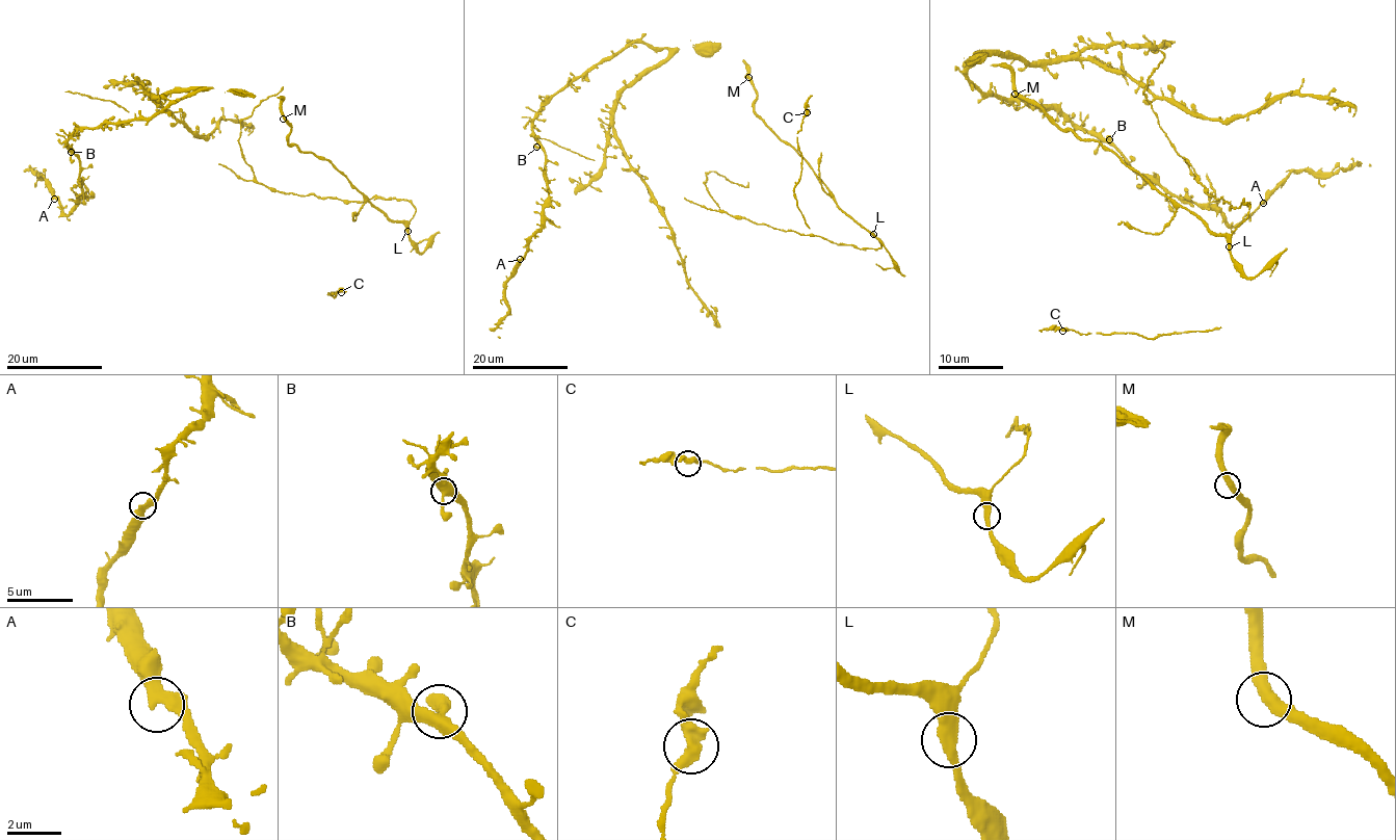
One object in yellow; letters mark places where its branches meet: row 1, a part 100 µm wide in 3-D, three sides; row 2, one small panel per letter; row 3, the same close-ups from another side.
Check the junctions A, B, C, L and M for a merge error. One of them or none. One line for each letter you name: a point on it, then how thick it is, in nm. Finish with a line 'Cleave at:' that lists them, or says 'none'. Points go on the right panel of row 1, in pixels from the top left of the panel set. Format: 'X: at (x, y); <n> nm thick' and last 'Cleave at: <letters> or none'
Cleave at: none

